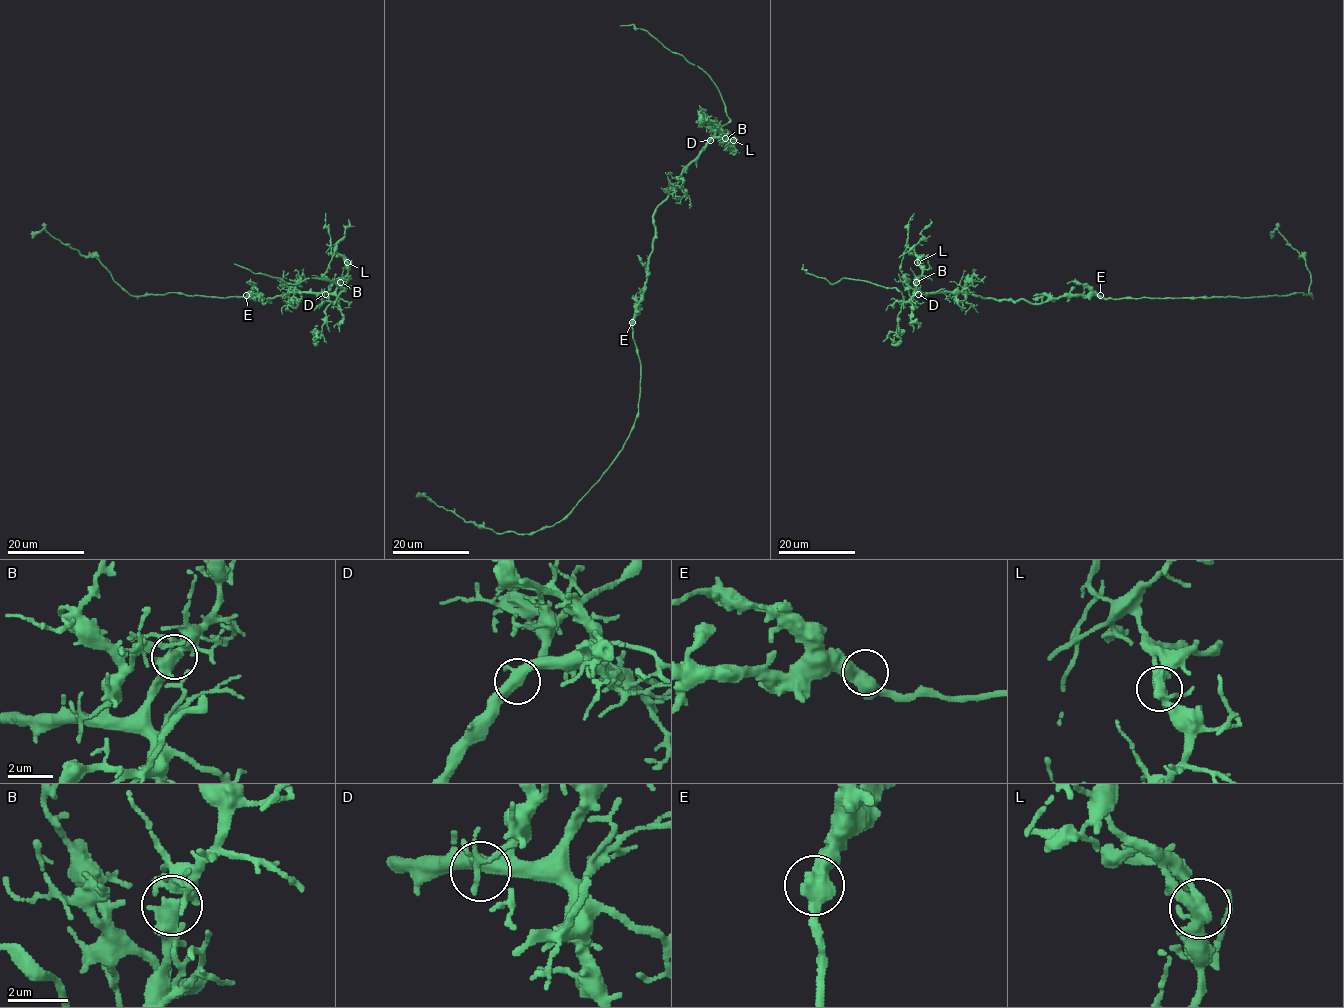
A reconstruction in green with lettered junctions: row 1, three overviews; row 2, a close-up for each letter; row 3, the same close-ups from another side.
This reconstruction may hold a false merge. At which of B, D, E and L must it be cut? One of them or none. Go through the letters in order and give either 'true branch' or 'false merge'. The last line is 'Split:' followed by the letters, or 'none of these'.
B: true branch
D: true branch
E: true branch
L: false merge
Split: L

